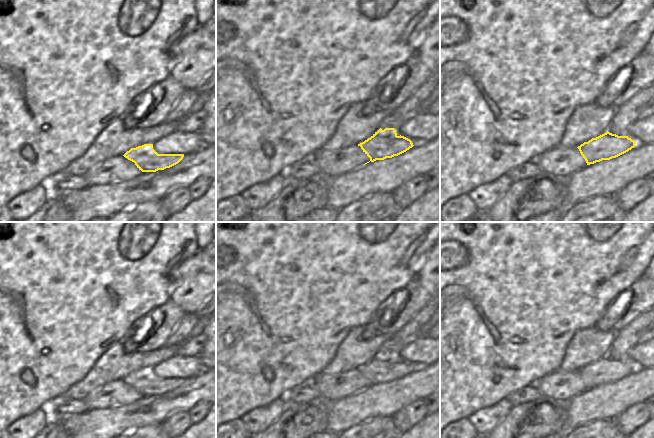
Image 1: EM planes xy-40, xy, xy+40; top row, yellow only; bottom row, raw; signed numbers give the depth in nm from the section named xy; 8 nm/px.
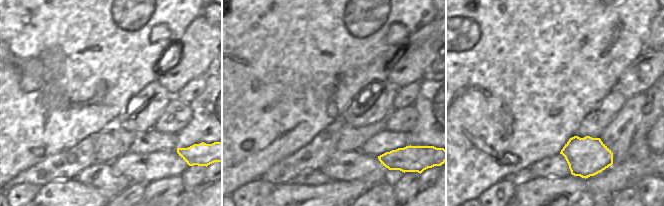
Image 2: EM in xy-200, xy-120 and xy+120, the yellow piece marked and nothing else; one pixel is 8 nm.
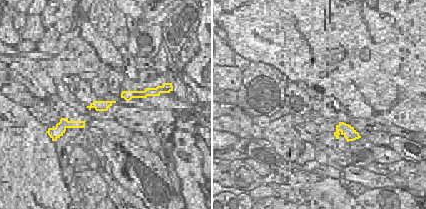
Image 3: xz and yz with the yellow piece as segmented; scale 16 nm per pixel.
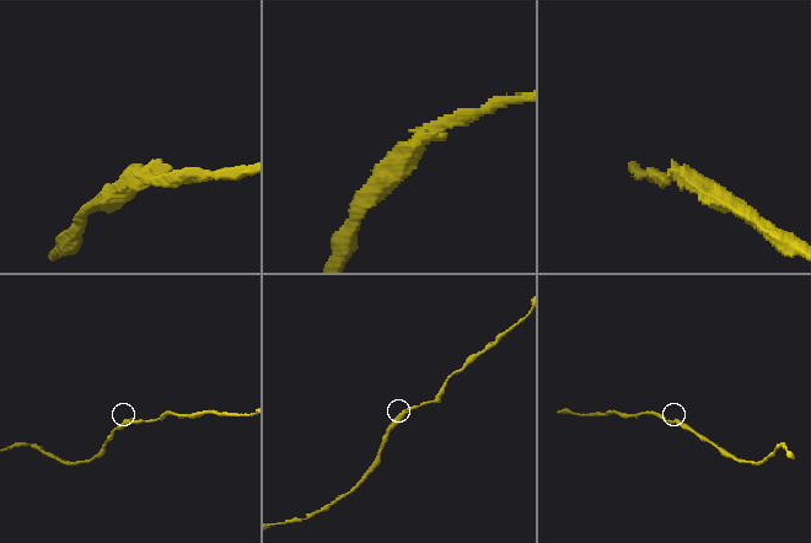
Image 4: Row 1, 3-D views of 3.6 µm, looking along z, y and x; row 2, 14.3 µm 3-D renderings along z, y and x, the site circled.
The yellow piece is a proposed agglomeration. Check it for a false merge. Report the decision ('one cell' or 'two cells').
one cell

